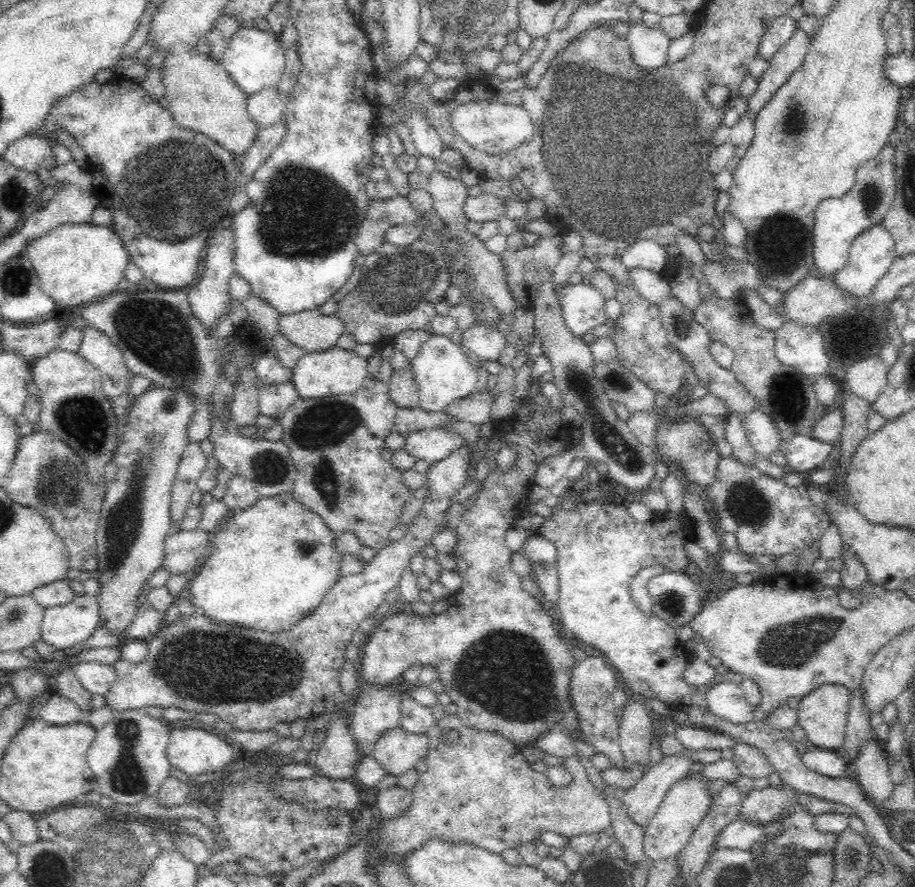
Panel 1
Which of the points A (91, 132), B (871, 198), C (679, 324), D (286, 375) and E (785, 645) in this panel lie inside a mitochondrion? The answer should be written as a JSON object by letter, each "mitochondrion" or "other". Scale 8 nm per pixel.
{"A":"other","B":"mitochondrion","C":"mitochondrion","D":"other","E":"mitochondrion"}

